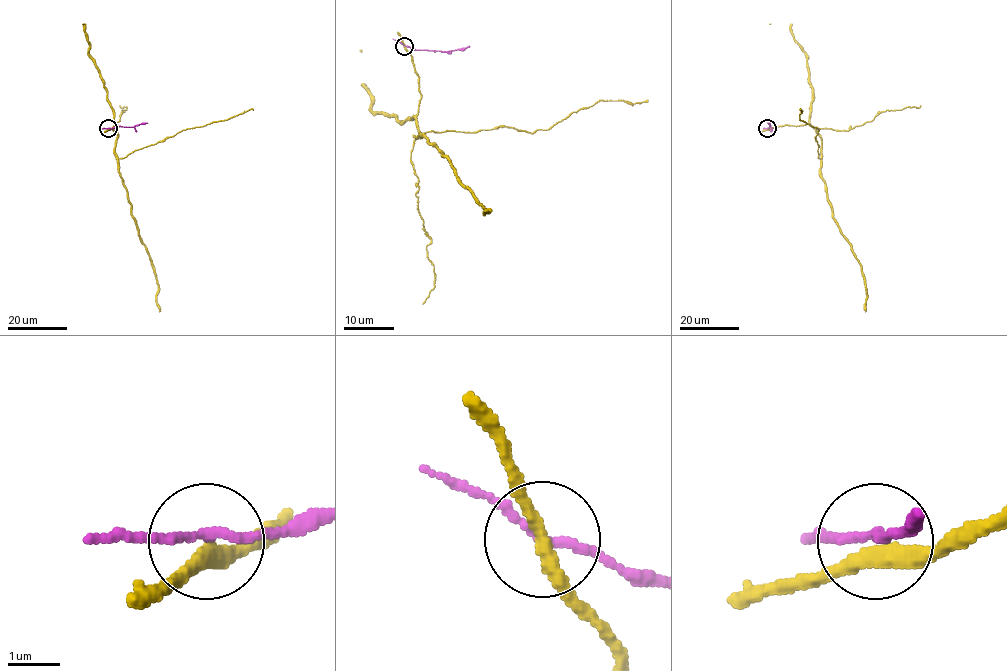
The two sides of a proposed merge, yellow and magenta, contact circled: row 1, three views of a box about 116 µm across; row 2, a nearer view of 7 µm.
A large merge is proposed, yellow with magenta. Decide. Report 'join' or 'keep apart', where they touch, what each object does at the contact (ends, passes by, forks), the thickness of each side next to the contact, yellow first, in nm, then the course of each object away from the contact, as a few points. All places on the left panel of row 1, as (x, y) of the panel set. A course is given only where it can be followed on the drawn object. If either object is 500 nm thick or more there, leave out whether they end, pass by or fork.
keep apart; at (108, 128); yellow passes by; magenta passes by; 300 nm thick on the yellow side, 150 nm on the other; yellow runs (109, 128), (118, 125), (116, 124), (115, 157), (139, 239), (154, 266), (160, 311); magenta runs (109, 128), (147, 123)

